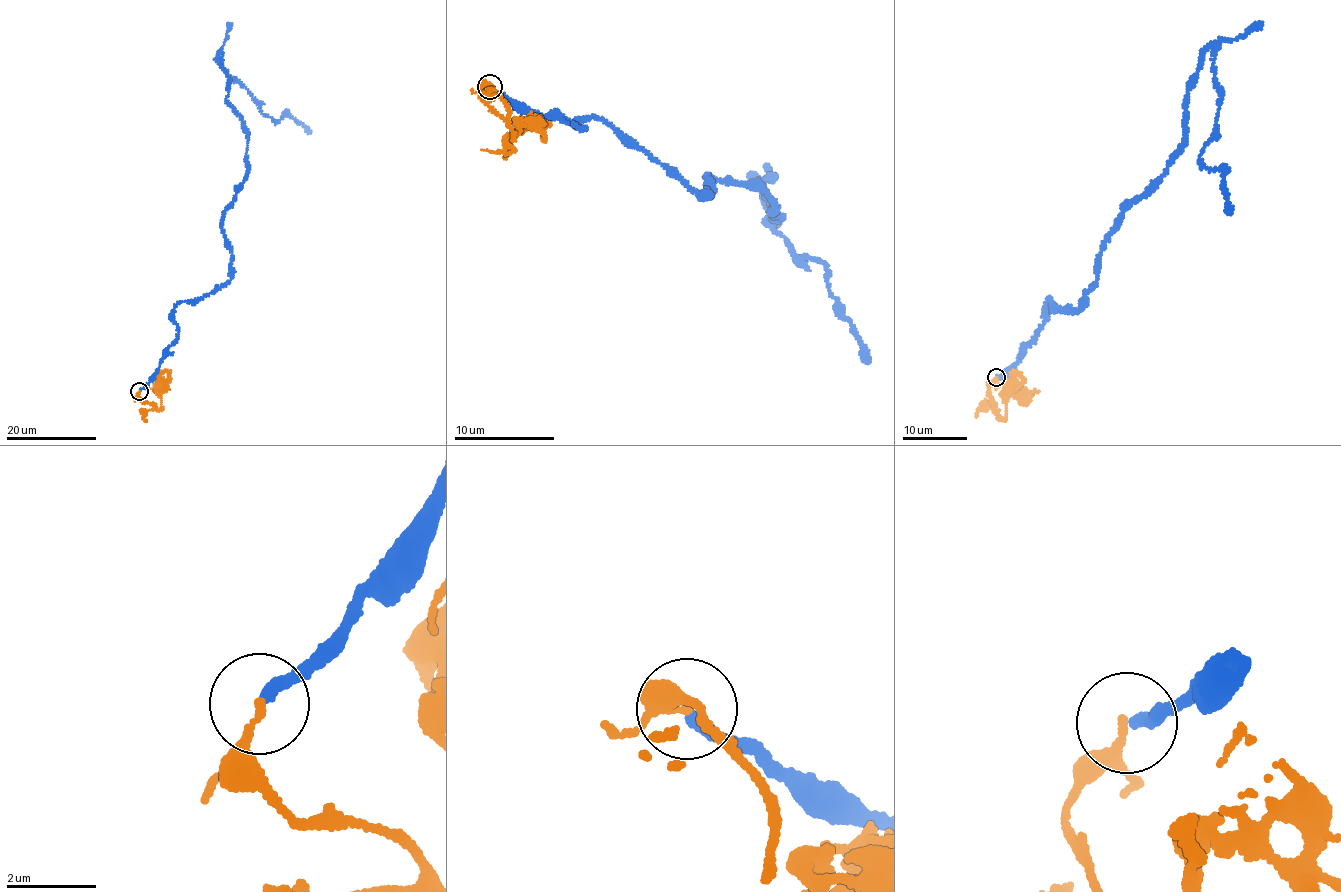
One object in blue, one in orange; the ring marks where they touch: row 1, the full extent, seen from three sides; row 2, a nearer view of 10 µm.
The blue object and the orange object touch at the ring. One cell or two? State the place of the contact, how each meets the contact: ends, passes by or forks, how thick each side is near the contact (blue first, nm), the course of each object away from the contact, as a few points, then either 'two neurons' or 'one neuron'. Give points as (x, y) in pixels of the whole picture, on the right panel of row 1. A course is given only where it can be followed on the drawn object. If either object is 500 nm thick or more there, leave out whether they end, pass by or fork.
at (996, 377); blue ends there; orange ends there; 280 nm thick on the blue side, 170 nm on the other; blue runs (997, 377), (1046, 300), (1080, 309), (1219, 41), (1199, 160), (1228, 215); orange runs (996, 377), (987, 391), (999, 418), (1003, 419), (1006, 417), (1005, 397), (1024, 380), (1021, 375); two neurons

